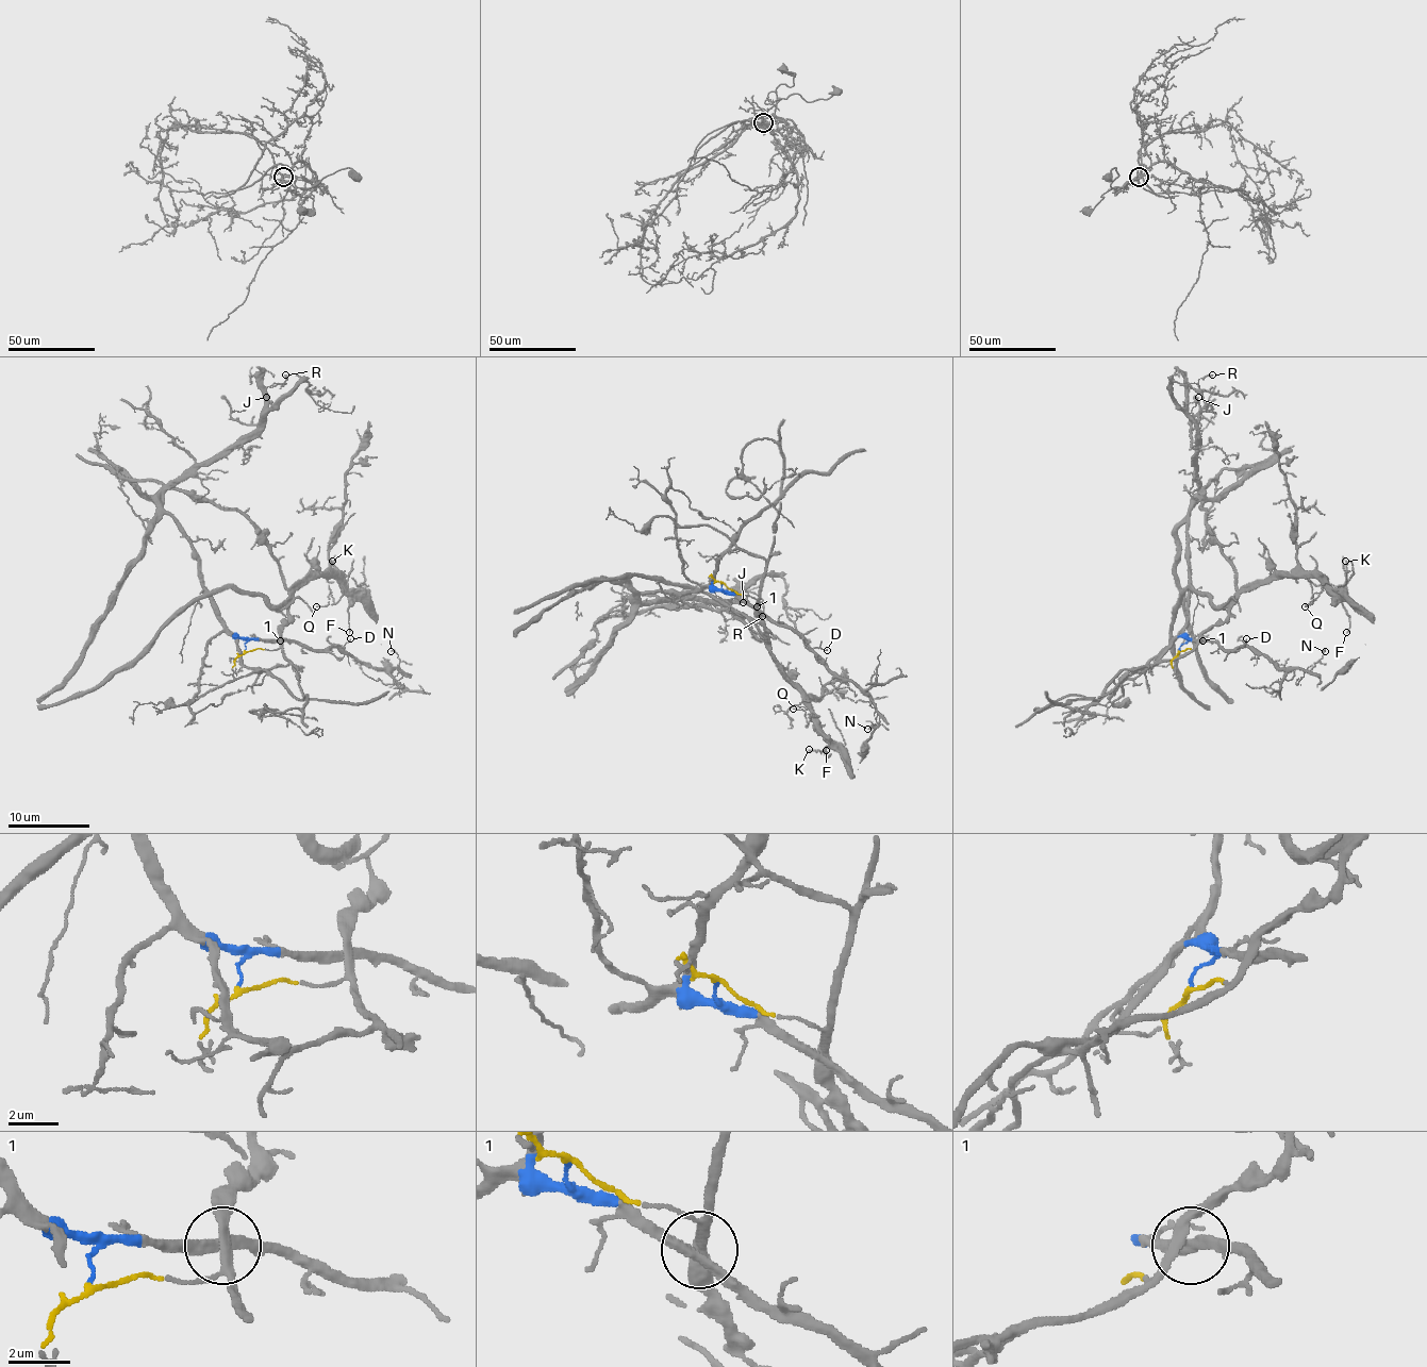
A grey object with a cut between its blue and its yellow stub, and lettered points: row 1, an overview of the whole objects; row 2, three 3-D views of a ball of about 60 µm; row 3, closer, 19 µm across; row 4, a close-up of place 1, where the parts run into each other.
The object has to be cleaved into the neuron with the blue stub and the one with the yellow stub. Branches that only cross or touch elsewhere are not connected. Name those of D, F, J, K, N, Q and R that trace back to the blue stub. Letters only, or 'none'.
D, J, N, R

